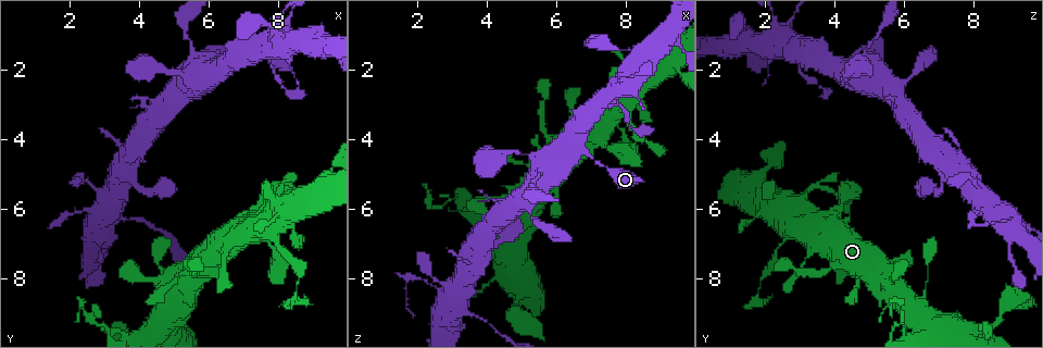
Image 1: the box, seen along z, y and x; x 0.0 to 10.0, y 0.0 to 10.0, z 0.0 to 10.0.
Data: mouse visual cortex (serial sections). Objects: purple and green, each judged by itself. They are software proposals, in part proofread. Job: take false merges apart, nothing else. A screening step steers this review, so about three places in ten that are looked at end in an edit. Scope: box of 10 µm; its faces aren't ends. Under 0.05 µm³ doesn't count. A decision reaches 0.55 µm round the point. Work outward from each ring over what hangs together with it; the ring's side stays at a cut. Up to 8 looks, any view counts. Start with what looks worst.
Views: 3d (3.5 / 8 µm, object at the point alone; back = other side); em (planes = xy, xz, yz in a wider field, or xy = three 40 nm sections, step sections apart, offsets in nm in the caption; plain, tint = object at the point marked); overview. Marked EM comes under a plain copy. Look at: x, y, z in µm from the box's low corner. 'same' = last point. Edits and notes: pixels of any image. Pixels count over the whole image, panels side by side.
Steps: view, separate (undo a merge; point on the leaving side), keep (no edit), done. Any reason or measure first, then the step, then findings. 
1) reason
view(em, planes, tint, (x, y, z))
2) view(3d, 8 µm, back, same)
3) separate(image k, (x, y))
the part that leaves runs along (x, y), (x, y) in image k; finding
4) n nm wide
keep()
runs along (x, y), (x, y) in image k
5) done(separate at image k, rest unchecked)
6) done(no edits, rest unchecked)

sharp bend
view(3d, 3.5 µm, (6.20, 2.05, 4.50))

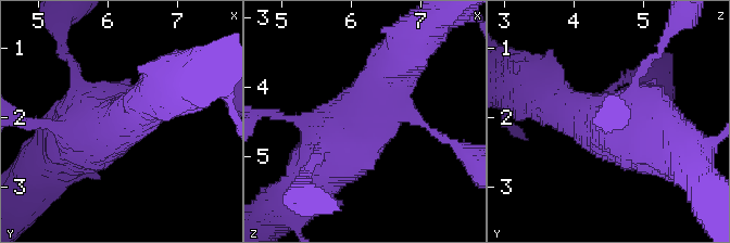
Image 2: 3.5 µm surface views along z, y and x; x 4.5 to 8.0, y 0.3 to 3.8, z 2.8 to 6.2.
view(em, xy, step 3, tint, same)

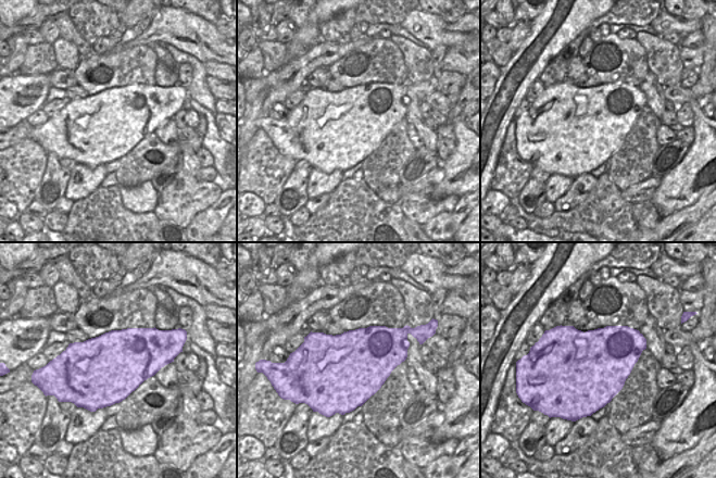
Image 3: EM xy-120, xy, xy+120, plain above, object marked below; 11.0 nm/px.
keep()
runs along (395, 110), (345, 135), (302, 193) in image 2; one cell here

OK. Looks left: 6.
view(3d, 3.5 µm, (2.80, 5.45, 8.20))

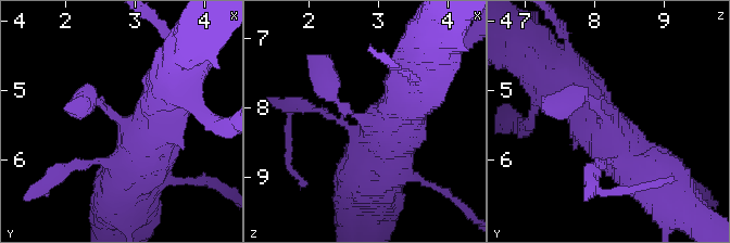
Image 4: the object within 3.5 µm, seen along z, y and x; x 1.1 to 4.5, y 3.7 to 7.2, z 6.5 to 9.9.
view(em, xy, step 2, tint, (2.85, 5.50, 8.15))

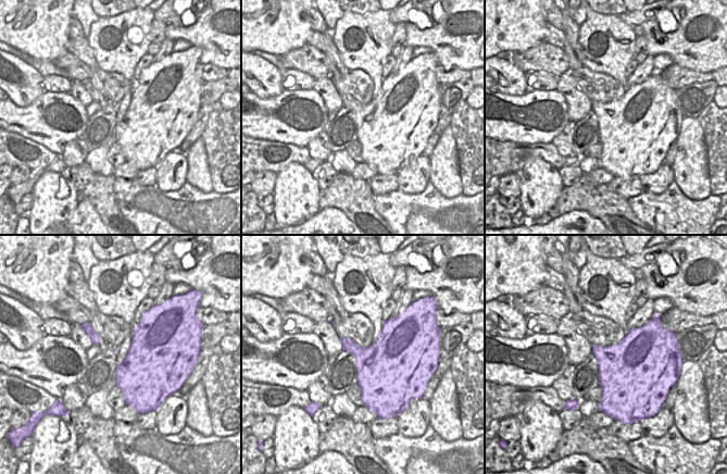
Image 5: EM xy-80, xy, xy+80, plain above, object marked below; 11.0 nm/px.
keep()
runs along (581, 101), (674, 201) in image 4; continuous, no second cell

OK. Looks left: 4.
thin neck
view(3d, 3.5 µm, (8.15, 7.25, 2.30))

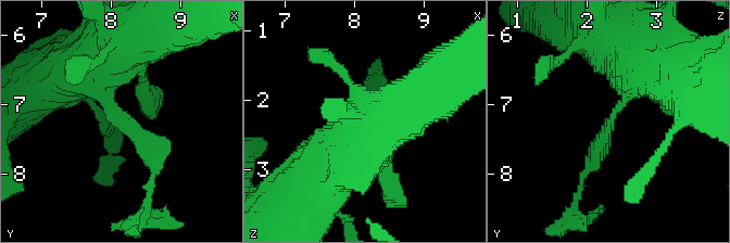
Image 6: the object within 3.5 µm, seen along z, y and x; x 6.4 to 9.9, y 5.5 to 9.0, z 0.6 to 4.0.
arms of 250, 600 nm; need the tissue
view(em, xy, step 5, tint, (8.10, 7.25, 2.30))

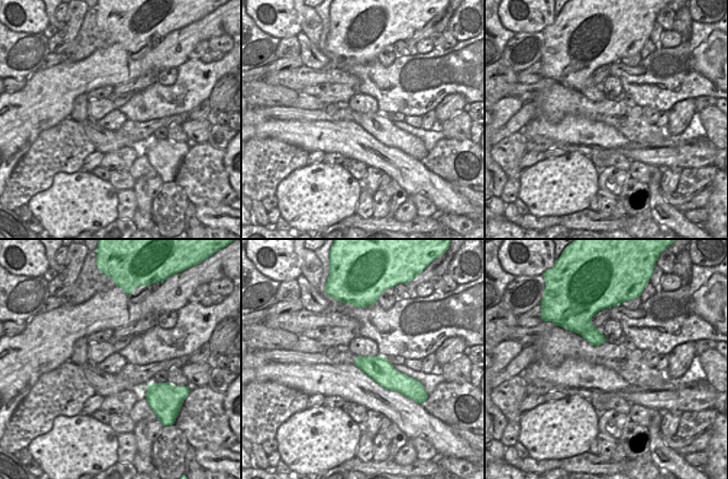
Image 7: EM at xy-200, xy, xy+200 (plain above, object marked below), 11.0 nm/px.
keep()
runs along (646, 63), (582, 176) in image 6; continuous, no second cell

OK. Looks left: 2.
done(no edits, rest unchecked)

